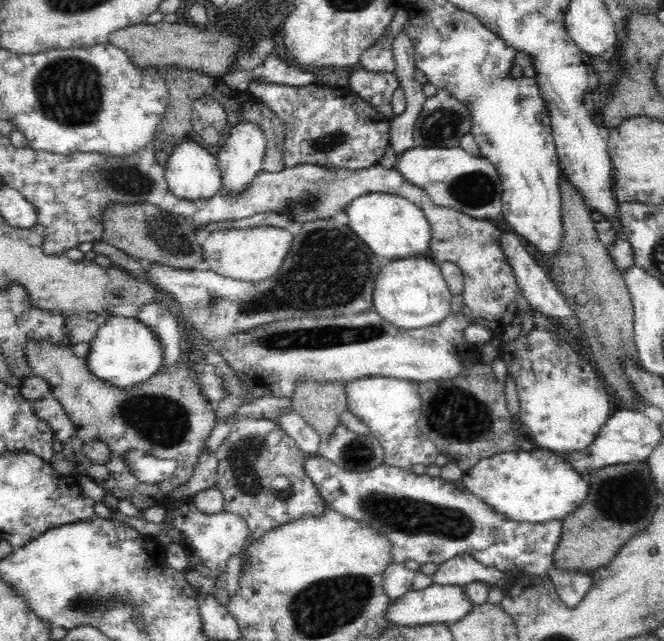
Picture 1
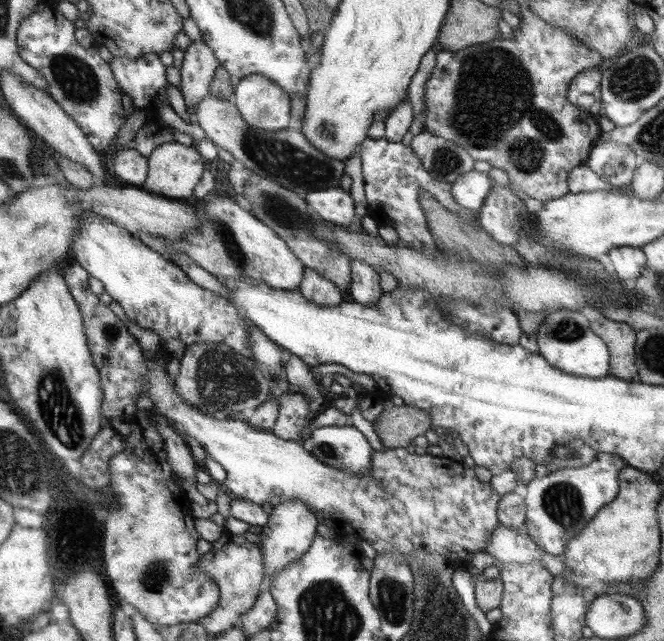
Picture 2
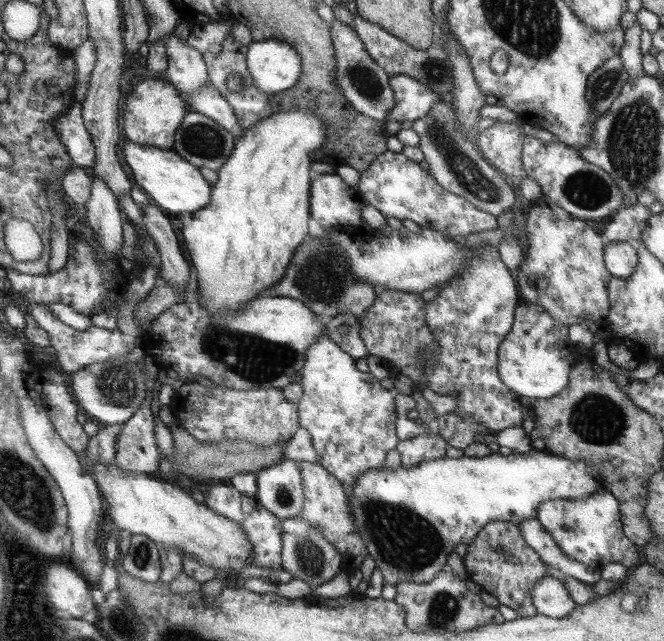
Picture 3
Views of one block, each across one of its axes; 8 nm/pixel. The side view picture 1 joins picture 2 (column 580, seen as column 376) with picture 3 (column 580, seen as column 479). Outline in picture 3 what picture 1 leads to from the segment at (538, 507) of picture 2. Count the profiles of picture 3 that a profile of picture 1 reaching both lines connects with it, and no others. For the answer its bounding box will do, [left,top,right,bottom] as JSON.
[538,486,640,571]

